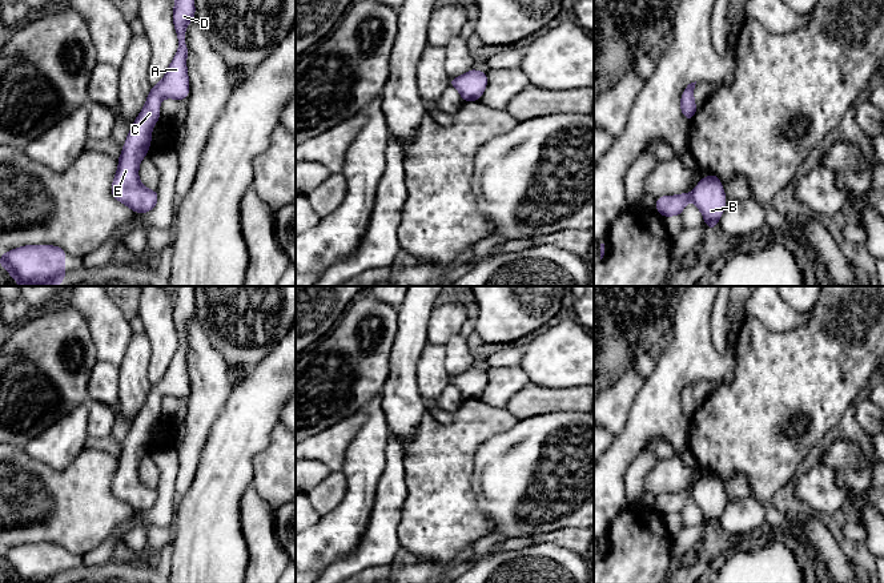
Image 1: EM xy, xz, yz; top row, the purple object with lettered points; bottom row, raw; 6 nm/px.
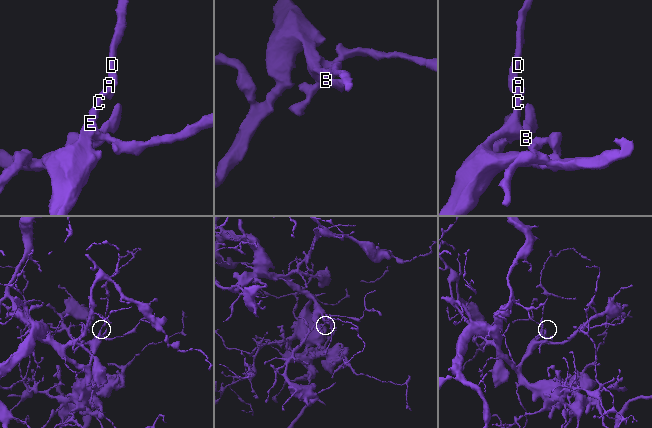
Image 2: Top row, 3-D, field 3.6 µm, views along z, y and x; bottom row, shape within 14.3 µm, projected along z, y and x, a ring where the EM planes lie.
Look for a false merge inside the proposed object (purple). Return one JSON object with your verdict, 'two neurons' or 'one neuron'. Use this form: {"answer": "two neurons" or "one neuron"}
{"answer": "one neuron"}

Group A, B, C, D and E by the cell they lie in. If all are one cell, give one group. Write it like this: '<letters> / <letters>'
A B C D E

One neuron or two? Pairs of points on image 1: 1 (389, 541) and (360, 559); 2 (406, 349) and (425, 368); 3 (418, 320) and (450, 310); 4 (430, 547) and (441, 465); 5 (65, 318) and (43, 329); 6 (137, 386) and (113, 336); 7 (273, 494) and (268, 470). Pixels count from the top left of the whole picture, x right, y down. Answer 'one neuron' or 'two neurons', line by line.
1: one neuron
2: two neurons
3: two neurons
4: one neuron
5: one neuron
6: two neurons
7: one neuron

